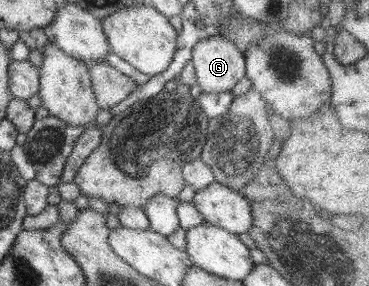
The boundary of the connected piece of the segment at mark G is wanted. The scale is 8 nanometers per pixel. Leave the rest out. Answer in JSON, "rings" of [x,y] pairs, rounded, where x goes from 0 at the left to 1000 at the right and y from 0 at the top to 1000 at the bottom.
{"rings":[[[602,129],[537,143],[518,210],[531,245],[531,290],[547,322],[623,322],[667,262],[664,192]]]}

